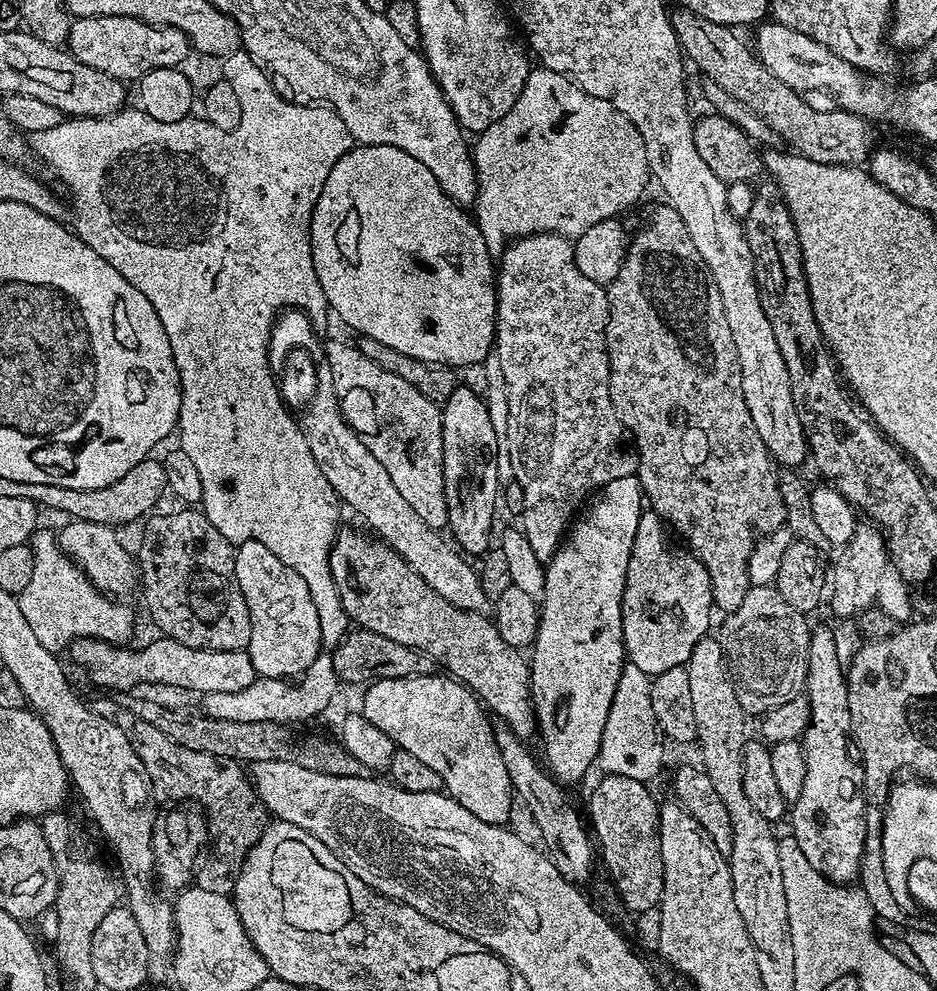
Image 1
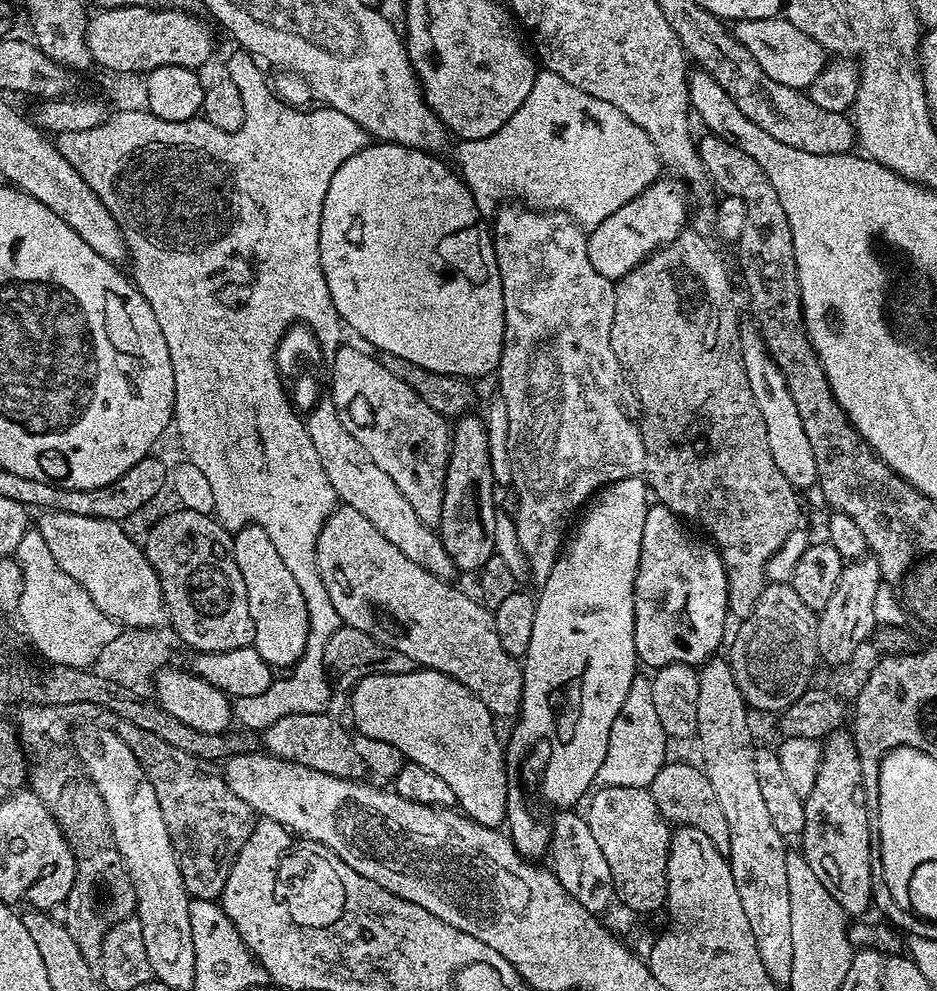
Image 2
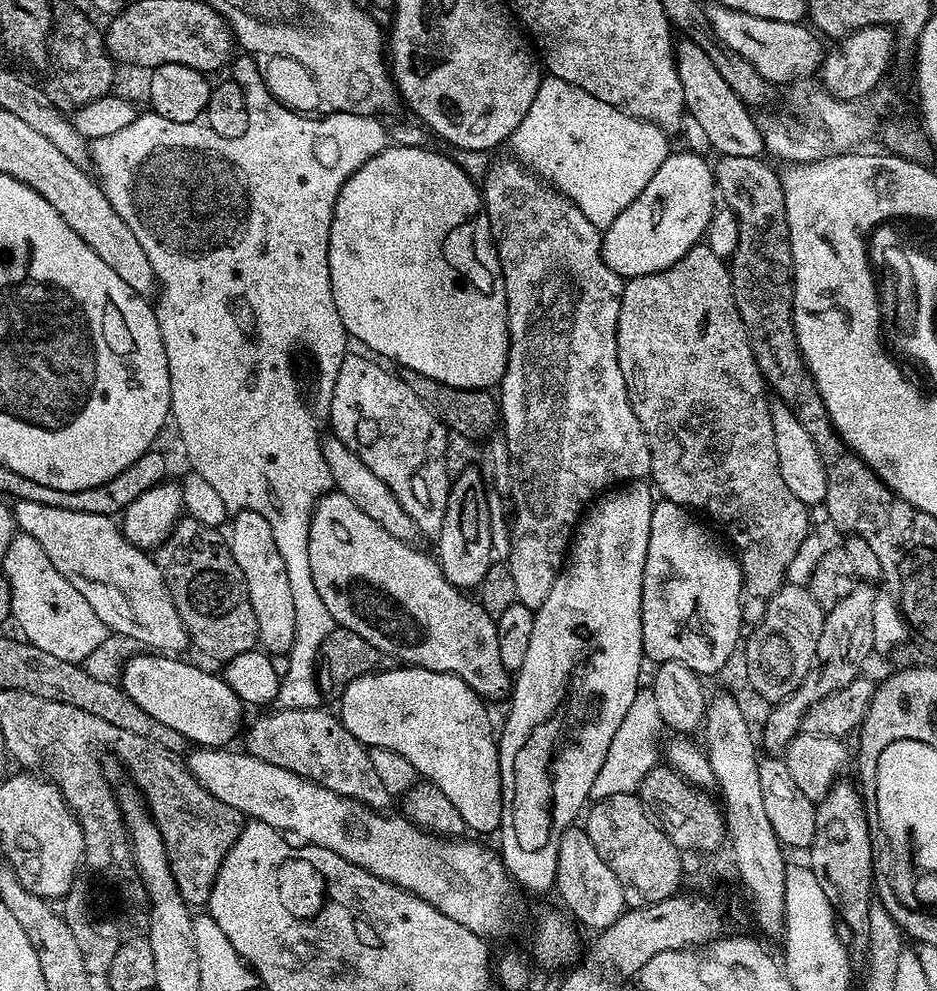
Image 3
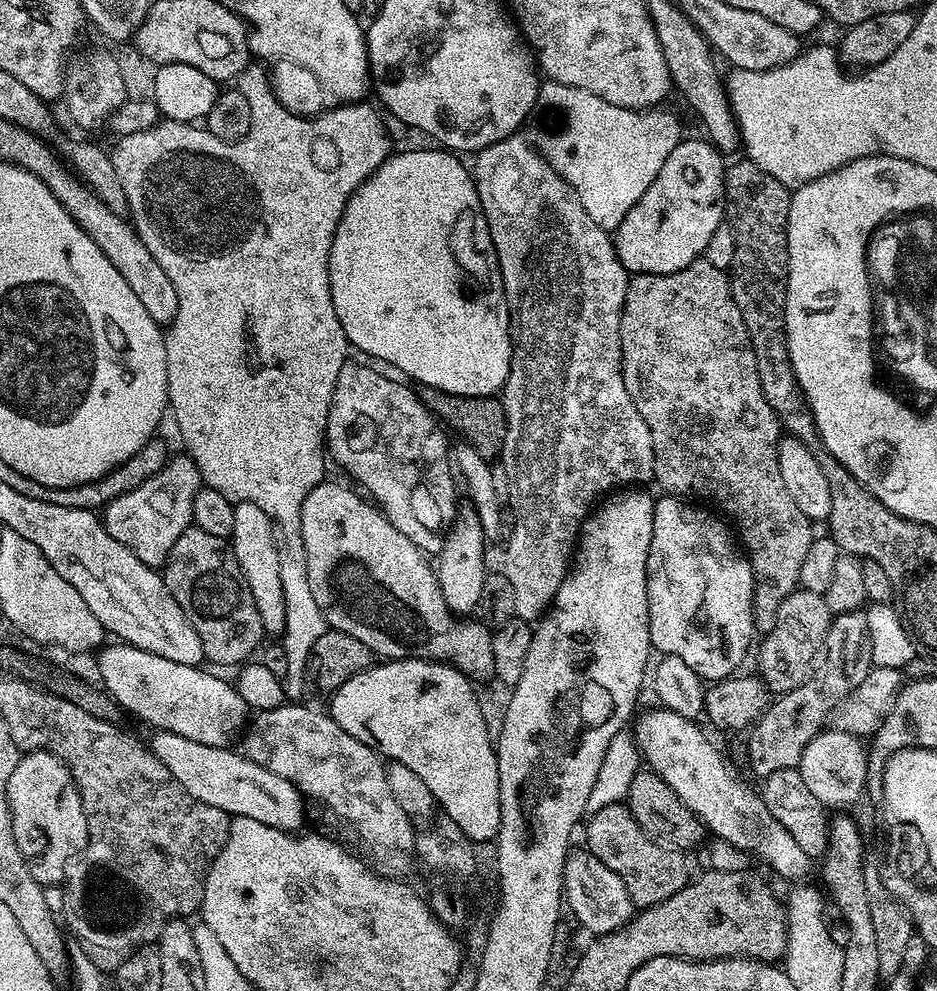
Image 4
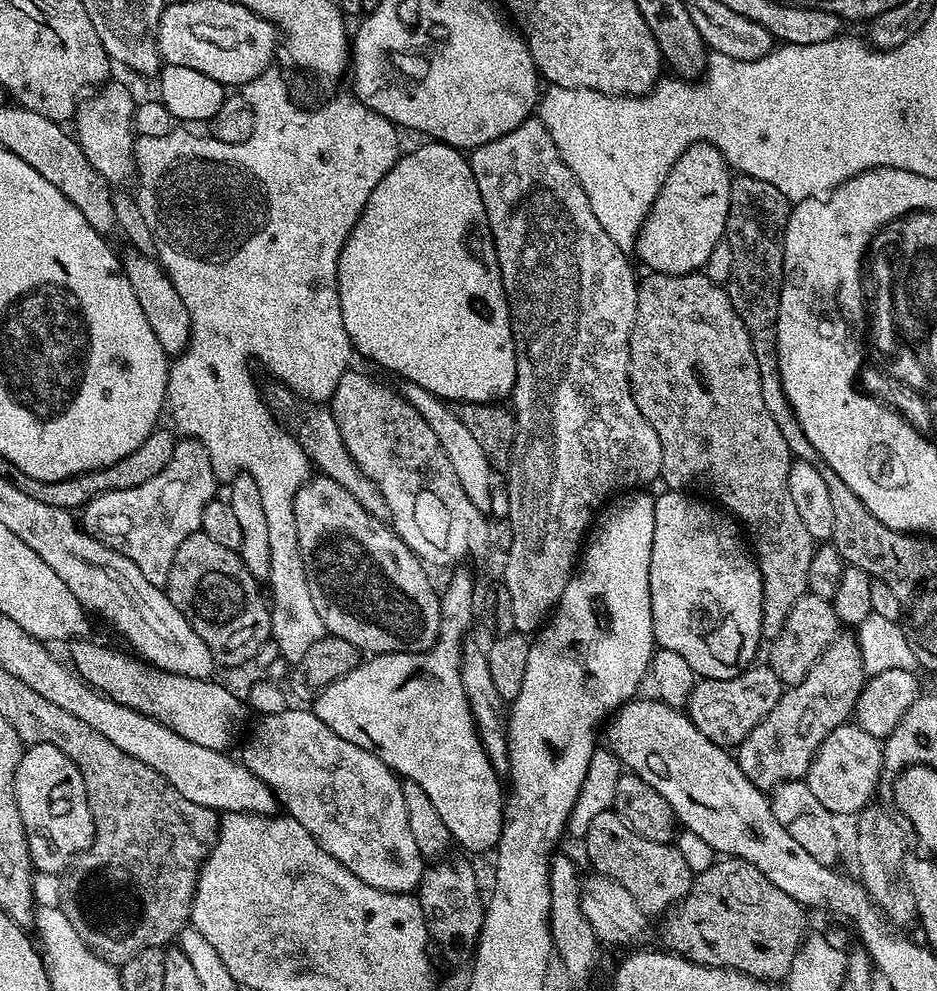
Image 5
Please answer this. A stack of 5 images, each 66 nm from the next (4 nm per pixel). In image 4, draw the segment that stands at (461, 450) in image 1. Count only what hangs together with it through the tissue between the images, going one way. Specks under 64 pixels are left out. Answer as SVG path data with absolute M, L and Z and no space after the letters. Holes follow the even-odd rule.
M470 504L461 505L445 535L444 547L440 549L435 563L436 577L446 604L458 616L469 615L470 607L480 606L484 595L484 582L488 575L486 568L486 546L488 539L483 534L482 524L476 509Z

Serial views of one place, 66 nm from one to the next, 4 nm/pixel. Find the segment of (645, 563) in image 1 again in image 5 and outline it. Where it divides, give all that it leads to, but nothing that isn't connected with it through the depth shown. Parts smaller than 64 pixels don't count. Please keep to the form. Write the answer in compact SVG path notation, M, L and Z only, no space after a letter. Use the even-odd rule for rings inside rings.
M685 491L663 492L656 497L654 506L654 546L650 546L650 606L652 607L652 633L656 639L656 644L666 650L674 650L674 654L680 655L686 661L690 670L696 672L697 677L705 680L725 680L734 678L742 674L747 668L753 667L757 659L756 651L762 645L762 574L760 568L756 565L756 557L750 551L746 543L745 533L741 525L727 511L721 510L715 503L709 502L704 498L697 498L695 495Z

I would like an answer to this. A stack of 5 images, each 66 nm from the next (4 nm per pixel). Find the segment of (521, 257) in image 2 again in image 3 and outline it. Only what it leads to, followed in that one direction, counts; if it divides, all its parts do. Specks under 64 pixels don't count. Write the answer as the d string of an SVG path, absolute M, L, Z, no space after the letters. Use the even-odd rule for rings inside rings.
M507 158L508 160L500 160L489 163L487 172L482 177L482 195L484 197L484 209L488 215L490 222L490 230L492 231L492 240L496 244L496 253L500 259L500 269L502 270L502 278L506 286L506 306L508 307L508 365L504 371L504 378L498 385L498 403L499 403L499 419L502 421L502 435L506 443L508 443L508 465L510 466L510 474L512 475L512 490L510 493L511 503L516 504L516 516L512 521L512 536L511 536L511 554L506 558L506 562L510 567L512 578L516 585L516 599L519 603L524 604L527 608L538 609L546 596L550 594L550 589L560 575L563 568L567 553L569 551L571 541L575 533L575 527L583 516L585 509L589 507L605 490L611 489L613 486L619 486L625 482L640 482L651 473L652 470L652 445L648 443L648 435L642 430L642 426L638 422L638 418L634 414L632 404L628 401L628 391L624 385L622 378L622 370L618 366L618 342L616 341L616 323L618 322L618 310L620 309L620 299L624 293L626 283L625 277L614 274L614 270L610 270L610 266L606 266L606 262L600 253L600 237L601 229L594 226L594 222L590 222L590 218L586 218L586 214L582 214L582 210L578 210L578 206L570 198L566 198L561 192L557 192L551 184L540 179L535 172L528 171L519 160L515 158Z

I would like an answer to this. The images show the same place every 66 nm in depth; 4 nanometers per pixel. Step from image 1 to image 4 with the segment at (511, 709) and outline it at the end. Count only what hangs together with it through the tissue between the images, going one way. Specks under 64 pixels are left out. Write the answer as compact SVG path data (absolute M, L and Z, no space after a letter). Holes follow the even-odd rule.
M321 482L306 494L306 502L302 506L302 542L306 550L306 578L310 578L310 591L314 594L314 602L318 602L318 610L322 610L324 621L329 629L350 634L350 638L358 638L358 642L366 642L370 650L377 657L389 660L434 660L437 662L447 662L455 671L464 673L473 681L479 682L494 673L494 646L492 645L492 632L487 623L472 620L473 618L457 619L451 609L448 608L439 588L439 580L436 577L435 567L429 562L429 557L406 534L399 532L387 516L380 511L375 503L369 502L355 487L347 488L344 484L328 484Z

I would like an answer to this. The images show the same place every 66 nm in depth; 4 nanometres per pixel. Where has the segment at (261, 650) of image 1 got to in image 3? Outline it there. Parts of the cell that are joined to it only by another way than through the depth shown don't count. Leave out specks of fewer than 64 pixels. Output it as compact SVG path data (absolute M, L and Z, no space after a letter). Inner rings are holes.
M245 510L231 517L231 528L232 536L230 532L227 542L232 547L234 562L238 562L238 570L244 575L250 606L254 606L259 647L265 653L287 654L294 642L294 597L290 594L290 578L286 578L286 562L282 562L282 554L278 554L270 522L266 522L262 514L254 514L254 510Z

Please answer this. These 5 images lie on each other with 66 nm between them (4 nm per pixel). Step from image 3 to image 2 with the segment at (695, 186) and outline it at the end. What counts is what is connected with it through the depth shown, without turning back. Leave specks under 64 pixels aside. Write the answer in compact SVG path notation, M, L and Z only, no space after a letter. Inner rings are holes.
M657 178L642 194L626 202L622 210L614 210L610 218L602 218L600 225L587 233L590 262L594 265L594 270L602 274L602 278L613 282L621 280L623 276L630 274L630 270L637 268L651 252L674 242L685 231L688 204L680 193L681 185L664 179Z

